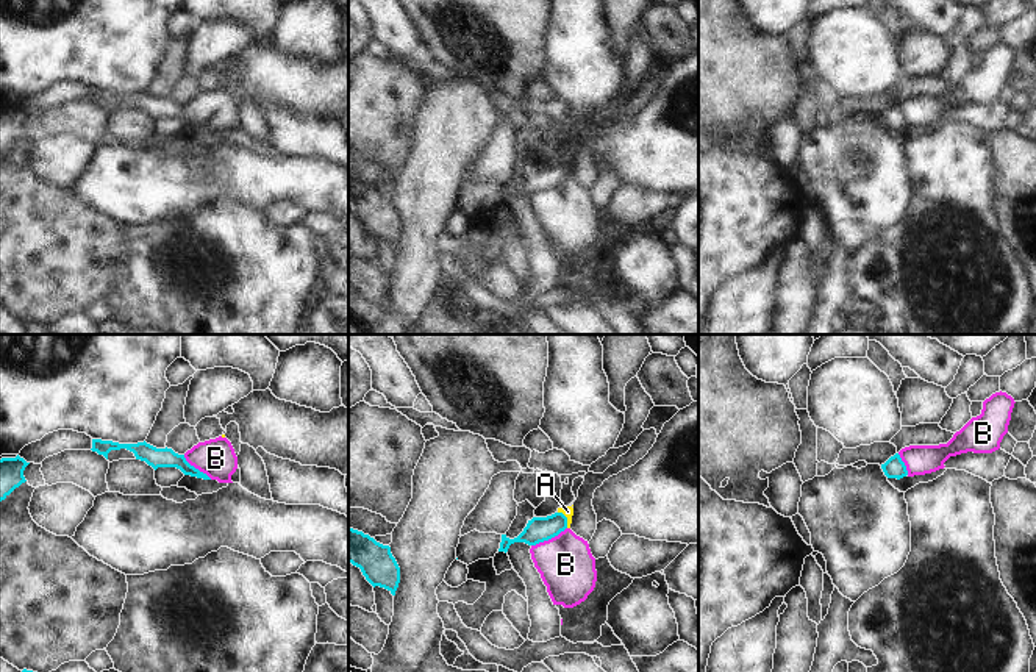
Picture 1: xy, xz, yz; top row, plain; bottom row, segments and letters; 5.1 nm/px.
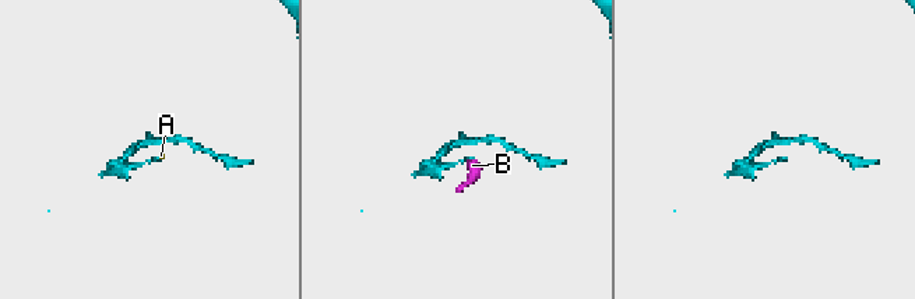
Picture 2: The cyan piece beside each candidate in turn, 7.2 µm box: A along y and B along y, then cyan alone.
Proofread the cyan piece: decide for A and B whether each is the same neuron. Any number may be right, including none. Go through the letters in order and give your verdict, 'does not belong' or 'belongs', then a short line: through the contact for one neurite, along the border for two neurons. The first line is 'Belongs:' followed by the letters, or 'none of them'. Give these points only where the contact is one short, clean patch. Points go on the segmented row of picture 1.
Belongs: none of them
A: does not belong; line xz (558, 511), (566, 518), (568, 527)
B: does not belong; line xz (566, 527), (557, 535), (532, 546)

